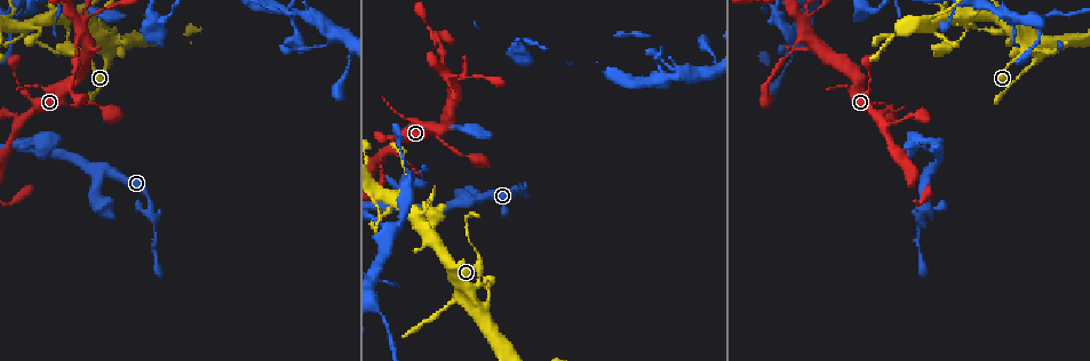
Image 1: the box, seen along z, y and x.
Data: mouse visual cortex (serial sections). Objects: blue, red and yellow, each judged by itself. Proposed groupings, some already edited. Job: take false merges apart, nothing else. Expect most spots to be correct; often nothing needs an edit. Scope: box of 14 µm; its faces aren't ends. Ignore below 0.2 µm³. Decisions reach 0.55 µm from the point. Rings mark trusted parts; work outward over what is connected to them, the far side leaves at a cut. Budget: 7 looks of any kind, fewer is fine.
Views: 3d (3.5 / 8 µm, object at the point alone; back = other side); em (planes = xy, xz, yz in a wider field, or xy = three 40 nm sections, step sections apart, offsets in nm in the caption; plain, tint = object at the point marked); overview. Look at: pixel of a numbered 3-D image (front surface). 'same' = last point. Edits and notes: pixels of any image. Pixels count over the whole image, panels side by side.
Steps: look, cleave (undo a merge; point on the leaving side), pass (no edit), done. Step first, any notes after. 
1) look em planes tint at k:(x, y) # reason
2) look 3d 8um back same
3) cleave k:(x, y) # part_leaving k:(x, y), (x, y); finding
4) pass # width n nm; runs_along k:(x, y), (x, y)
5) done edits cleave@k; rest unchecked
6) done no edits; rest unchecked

look 3d 3.5um back at 1:(17, 127) # three-way junction

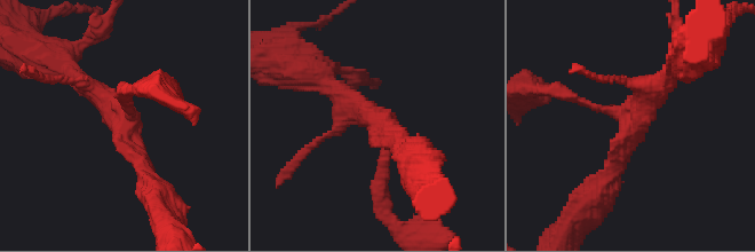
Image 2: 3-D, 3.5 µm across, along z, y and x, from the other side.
look em xy step 2 tint at 2:(123, 122) # arms 3; arm_widths 150, 250, 300 nm

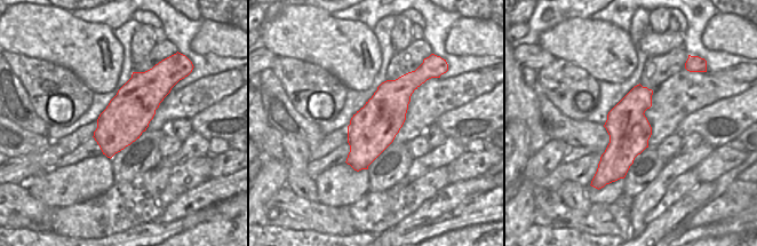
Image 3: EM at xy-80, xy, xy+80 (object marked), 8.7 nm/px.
pass # runs_along 2:(72, 75), (125, 124), (150, 183); all the same cell

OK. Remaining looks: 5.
look 3d 3.5um at 1:(31, 150) # three-way junction

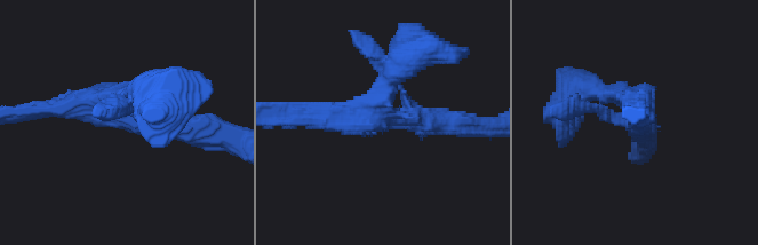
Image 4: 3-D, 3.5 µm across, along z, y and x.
look em planes tint at 4:(390, 117) # arms 3; arm_widths 250, 350, 350 nm; need the tissue

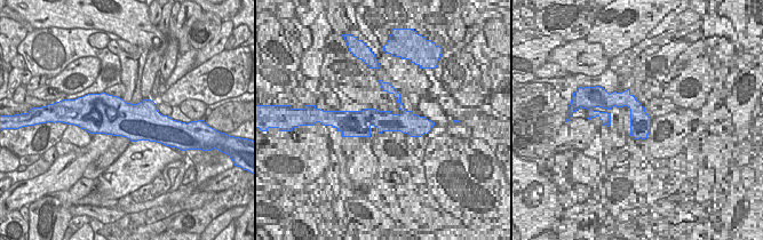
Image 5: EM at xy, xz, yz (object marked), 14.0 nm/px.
pass # all the same cell

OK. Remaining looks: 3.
look 3d 8um at 1:(447, 73) # thin arm on a thick one

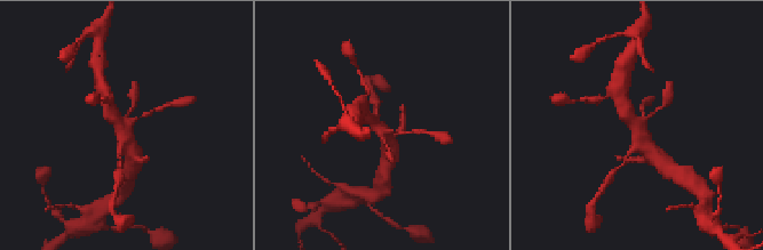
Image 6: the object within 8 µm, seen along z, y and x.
look 3d 3.5um at 6:(123, 128)

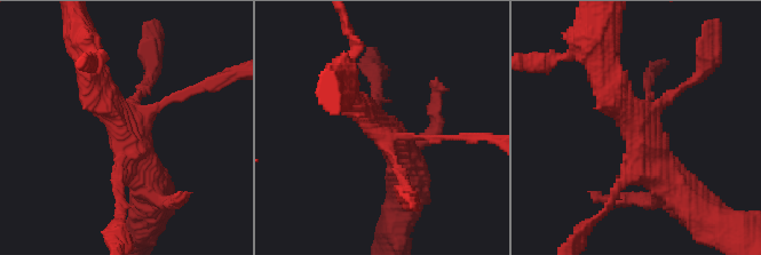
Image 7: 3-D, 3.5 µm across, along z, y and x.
look em xy step 2 tint at 7:(128, 130) # arms 4; arm_widths 100, 100, 350, 450 nm; shape alone is not enough

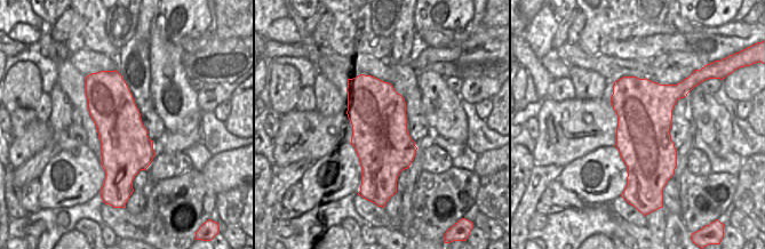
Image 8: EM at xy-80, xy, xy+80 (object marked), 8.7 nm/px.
pass # runs_along 7:(679, 194), (618, 100), (609, 71); one cell here

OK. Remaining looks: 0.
done no edits; rest unchecked

